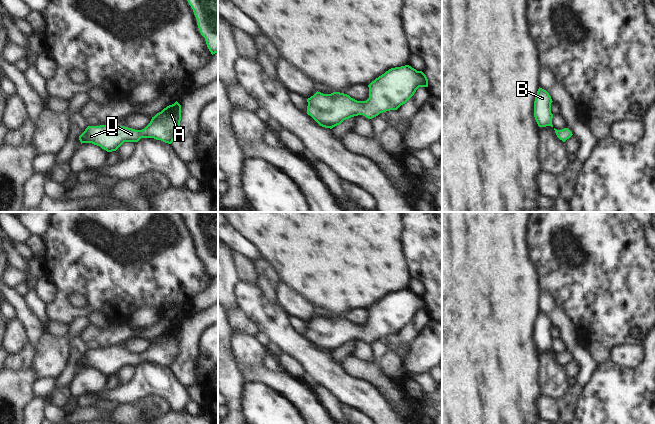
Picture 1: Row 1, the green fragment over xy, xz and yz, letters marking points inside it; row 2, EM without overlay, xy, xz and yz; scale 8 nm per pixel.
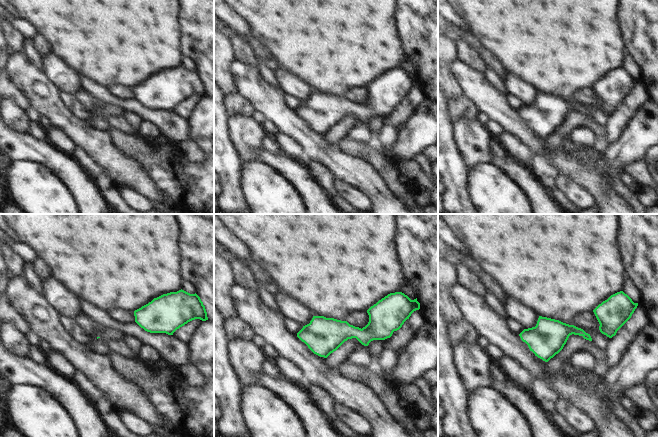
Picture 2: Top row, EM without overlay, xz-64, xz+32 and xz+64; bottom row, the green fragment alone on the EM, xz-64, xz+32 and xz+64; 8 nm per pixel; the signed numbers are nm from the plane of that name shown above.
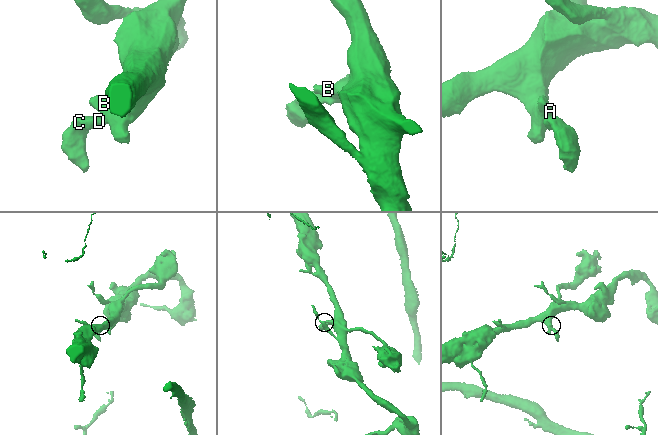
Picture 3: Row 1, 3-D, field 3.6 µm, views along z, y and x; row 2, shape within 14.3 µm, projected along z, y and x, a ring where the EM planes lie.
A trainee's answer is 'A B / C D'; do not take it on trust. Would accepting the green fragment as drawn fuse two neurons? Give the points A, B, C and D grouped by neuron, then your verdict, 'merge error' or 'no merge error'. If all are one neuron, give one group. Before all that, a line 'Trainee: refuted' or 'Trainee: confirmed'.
Trainee: refuted
groups A B C D; no merge error

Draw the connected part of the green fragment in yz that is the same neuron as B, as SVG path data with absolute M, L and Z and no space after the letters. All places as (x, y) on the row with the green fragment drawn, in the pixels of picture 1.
M539 87L534 101L534 117L539 127L553 127L553 114L551 113L552 102L549 93Z

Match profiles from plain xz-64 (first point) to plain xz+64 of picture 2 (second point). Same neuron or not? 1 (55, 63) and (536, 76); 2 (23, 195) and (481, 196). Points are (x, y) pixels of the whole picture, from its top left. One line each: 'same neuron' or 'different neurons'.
1: different neurons
2: same neuron

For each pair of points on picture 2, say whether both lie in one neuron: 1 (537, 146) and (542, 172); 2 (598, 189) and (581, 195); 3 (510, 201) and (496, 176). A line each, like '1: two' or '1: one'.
1: two
2: two
3: one

